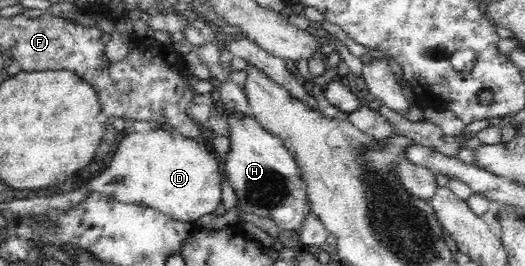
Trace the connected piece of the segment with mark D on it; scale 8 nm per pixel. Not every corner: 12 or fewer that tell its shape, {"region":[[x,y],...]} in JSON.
{"region":[[129,128],[81,189],[194,223],[222,201],[215,153]]}

